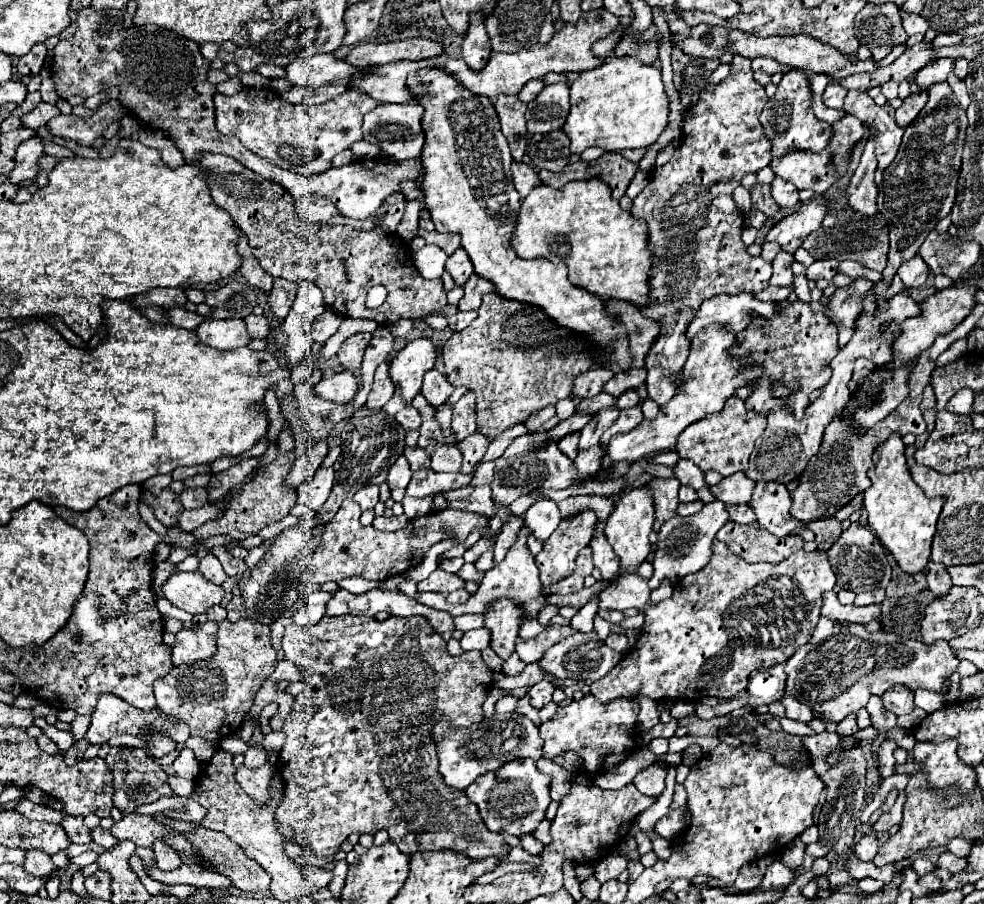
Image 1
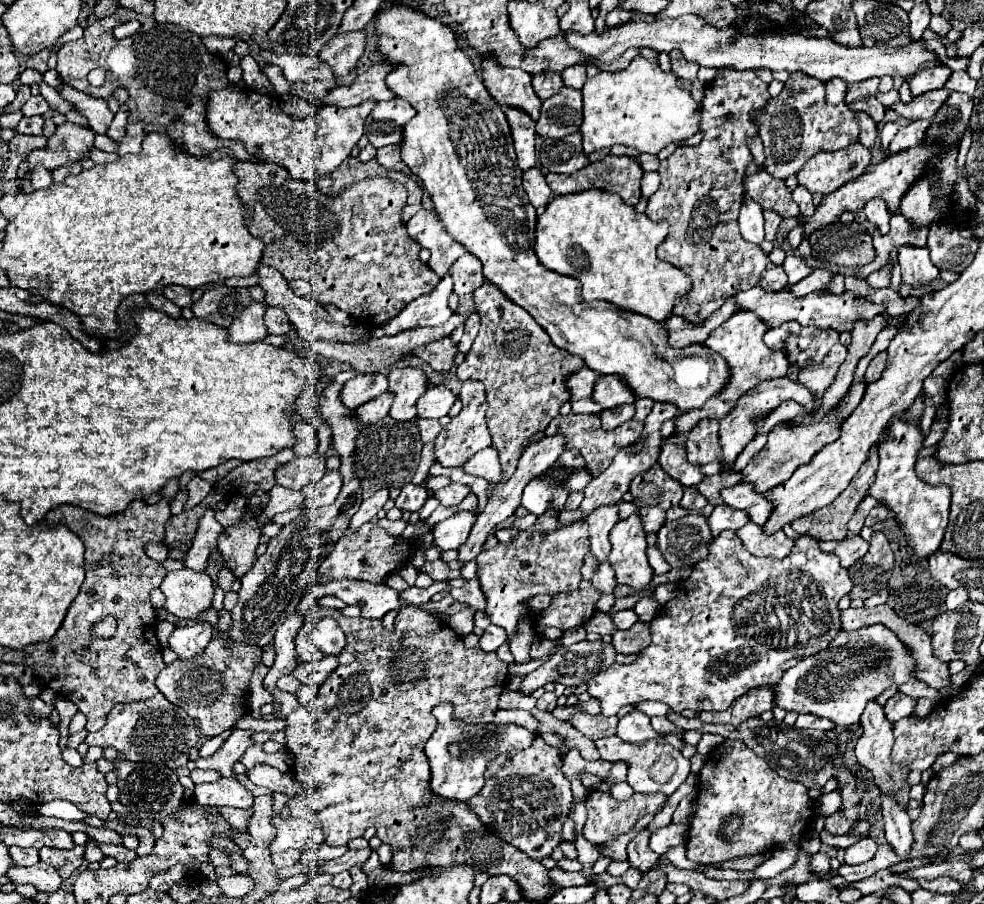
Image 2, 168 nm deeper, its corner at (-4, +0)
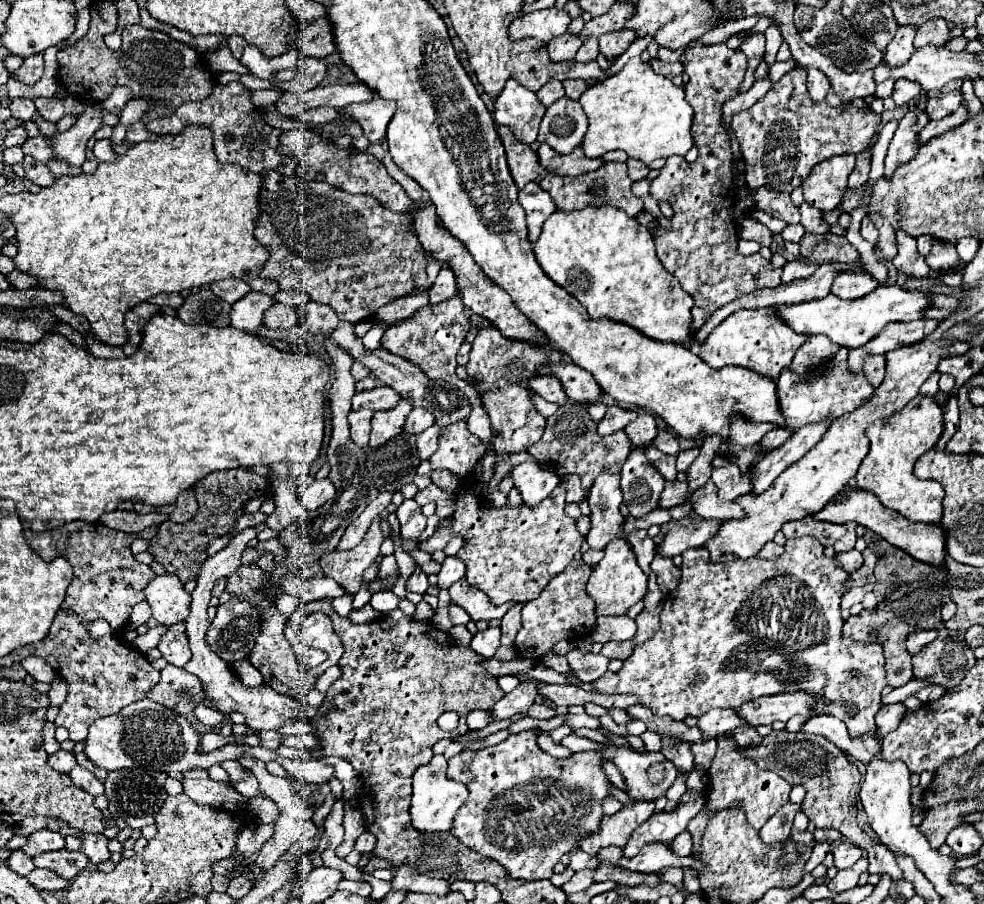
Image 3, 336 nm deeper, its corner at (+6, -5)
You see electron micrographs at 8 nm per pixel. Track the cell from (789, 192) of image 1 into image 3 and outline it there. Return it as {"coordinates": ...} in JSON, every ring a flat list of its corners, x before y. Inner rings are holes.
{"coordinates":[[802,203,800,205,800,215,802,215,802,225,808,233,830,233,830,225,824,221,824,215,820,209,808,205,808,203]]}

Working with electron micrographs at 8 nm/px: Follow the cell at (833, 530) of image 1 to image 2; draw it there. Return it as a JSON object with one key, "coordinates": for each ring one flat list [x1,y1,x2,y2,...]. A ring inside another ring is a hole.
{"coordinates":[[852,536,852,538,842,538,834,550,834,554,840,558,840,564,844,568,852,566,858,558,862,558,868,552,868,542,862,536]]}

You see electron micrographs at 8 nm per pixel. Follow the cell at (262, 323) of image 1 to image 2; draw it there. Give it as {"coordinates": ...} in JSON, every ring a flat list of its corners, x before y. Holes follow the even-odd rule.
{"coordinates":[[266,308,264,324,268,328,268,334,286,334,290,330,290,320,280,308]]}

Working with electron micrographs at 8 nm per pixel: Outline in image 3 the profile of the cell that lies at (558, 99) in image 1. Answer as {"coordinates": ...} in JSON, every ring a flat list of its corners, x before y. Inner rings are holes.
{"coordinates":[[562,97,546,109,538,143,548,143,558,153,572,153,572,149,582,145,586,129,588,117,582,105,578,101]]}

